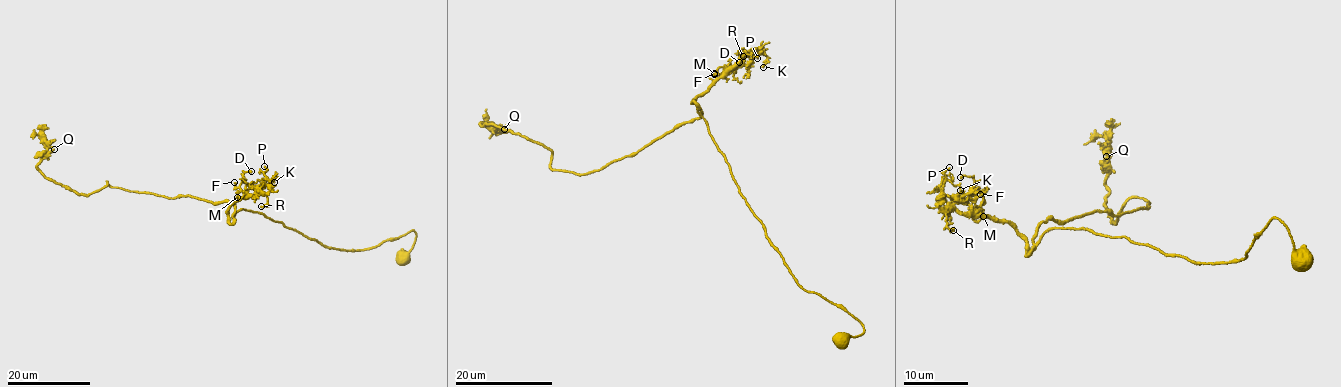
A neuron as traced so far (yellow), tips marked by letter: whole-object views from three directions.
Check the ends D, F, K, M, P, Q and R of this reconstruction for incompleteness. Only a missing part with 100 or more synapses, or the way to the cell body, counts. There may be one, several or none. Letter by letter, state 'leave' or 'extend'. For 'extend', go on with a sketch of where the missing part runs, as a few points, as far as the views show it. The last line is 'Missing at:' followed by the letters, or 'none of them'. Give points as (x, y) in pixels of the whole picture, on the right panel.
D: leave
F: leave
K: leave
M: leave
P: leave
Q: leave
R: leave
Missing at: none of them

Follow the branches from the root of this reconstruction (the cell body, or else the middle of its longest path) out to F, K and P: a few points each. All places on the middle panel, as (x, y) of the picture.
F: (841, 342), (860, 335), (863, 326), (797, 283), (693, 102), (724, 70), (714, 73)
K: (841, 342), (860, 335), (863, 326), (797, 283), (693, 102), (727, 69), (759, 54), (767, 56), (763, 67)
P: (841, 342), (860, 335), (863, 326), (797, 283), (693, 102), (727, 69), (746, 65), (757, 52), (757, 58)

